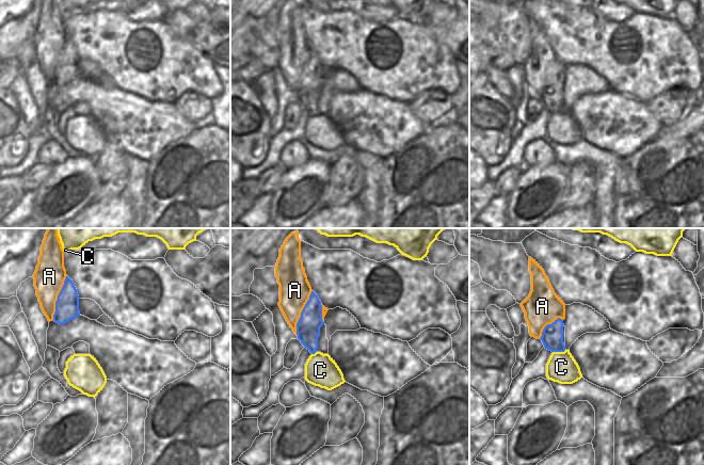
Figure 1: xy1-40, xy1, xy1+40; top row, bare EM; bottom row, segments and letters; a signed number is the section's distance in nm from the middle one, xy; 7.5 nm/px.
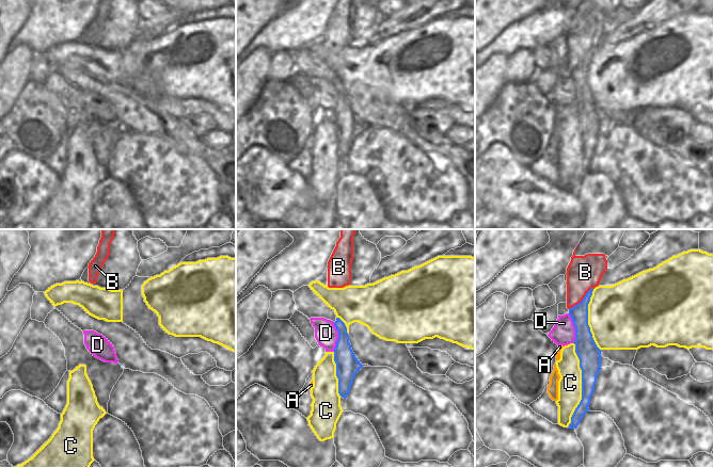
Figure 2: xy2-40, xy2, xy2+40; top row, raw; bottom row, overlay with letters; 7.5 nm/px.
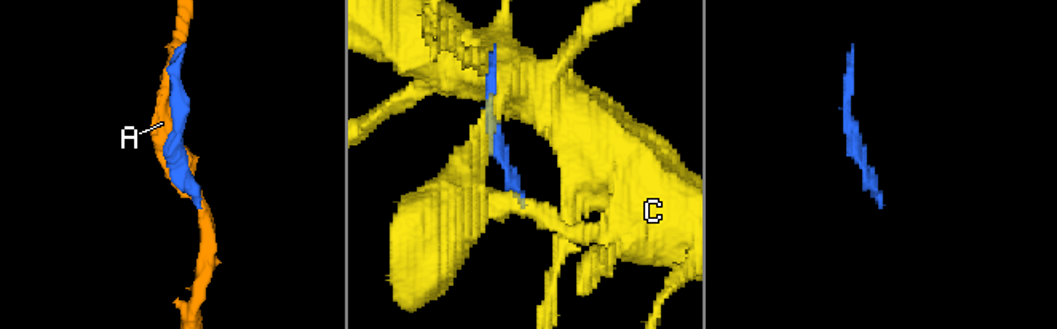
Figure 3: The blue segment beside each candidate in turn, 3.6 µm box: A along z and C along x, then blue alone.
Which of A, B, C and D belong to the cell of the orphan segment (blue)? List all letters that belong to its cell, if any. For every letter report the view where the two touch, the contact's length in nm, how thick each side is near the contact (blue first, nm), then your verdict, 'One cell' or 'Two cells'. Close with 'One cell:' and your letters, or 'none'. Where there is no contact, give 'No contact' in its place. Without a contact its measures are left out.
A: Touches blue in xy1. Shared border 360 nm. Thickness 180 nm (blue) against 240 nm. Two cells
B: Touches blue in xy2+40. Shared border 260 nm. Thickness 140 nm (blue) against 260 nm. One cell
C: Touches blue in xy2+40. Shared border 650 nm. Thickness 170 nm (blue) against 180 nm. Two cells
D: Touches blue in xy2. Shared border 220 nm. Thickness 180 nm (blue) against 170 nm. Two cells
One cell: B.

